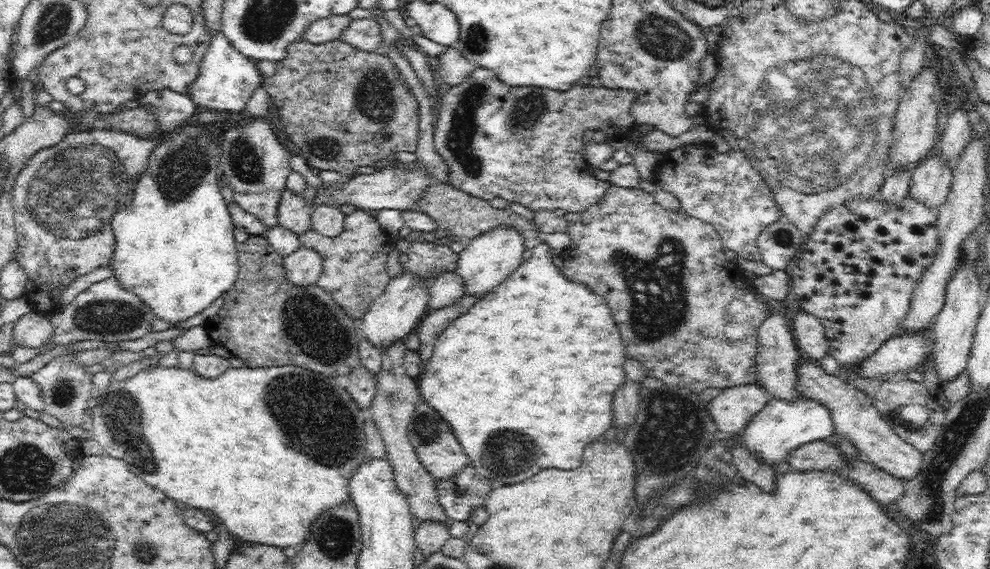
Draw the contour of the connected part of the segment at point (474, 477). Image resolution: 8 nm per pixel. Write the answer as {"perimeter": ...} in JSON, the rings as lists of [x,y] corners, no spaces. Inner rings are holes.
{"perimeter":[[[468,464],[454,476],[438,479],[435,487],[439,503],[449,518],[468,521],[472,510],[485,506],[494,482],[480,476],[476,469]]]}

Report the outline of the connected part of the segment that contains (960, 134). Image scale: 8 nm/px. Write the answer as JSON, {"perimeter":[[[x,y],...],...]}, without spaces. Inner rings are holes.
{"perimeter":[[[963,104],[948,115],[947,125],[940,135],[937,150],[946,157],[948,166],[952,167],[952,170],[958,165],[967,144],[973,138],[970,125]]]}

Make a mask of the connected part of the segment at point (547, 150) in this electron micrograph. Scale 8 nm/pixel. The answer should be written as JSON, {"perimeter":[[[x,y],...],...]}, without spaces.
{"perimeter":[[[476,66],[466,80],[437,97],[434,147],[446,162],[450,173],[448,181],[456,189],[486,201],[501,196],[532,211],[562,209],[580,214],[600,202],[604,191],[611,185],[595,178],[594,168],[583,159],[584,132],[601,130],[608,139],[626,137],[638,126],[631,113],[636,97],[631,90],[604,85],[574,84],[565,91],[538,86],[508,86],[493,70]]]}

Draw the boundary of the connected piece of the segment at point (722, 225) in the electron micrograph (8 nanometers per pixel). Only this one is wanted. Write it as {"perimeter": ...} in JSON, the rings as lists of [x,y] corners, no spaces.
{"perimeter":[[[694,142],[678,146],[660,158],[655,174],[656,186],[678,197],[681,209],[689,216],[707,222],[718,231],[724,248],[734,250],[738,256],[748,260],[761,260],[757,247],[760,232],[783,218],[779,207],[776,205],[774,193],[766,180],[759,174],[755,162],[747,152],[729,151],[720,154],[710,142]]]}

